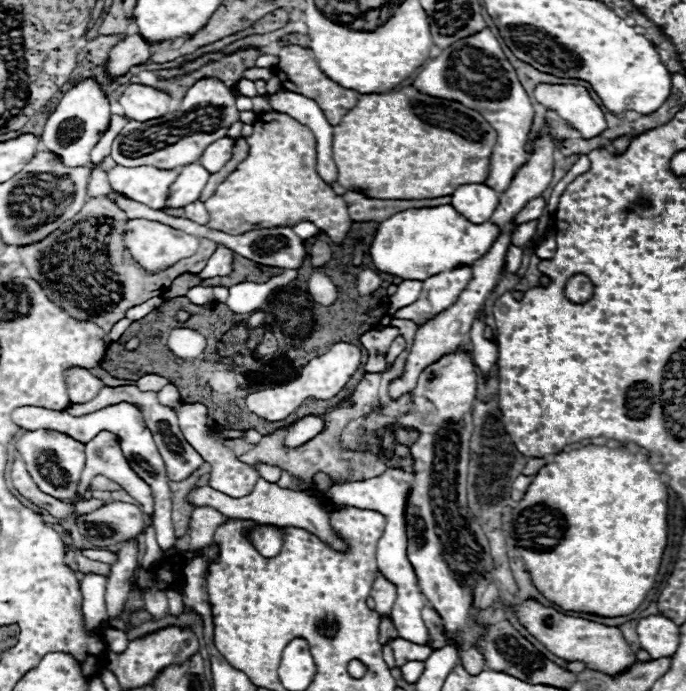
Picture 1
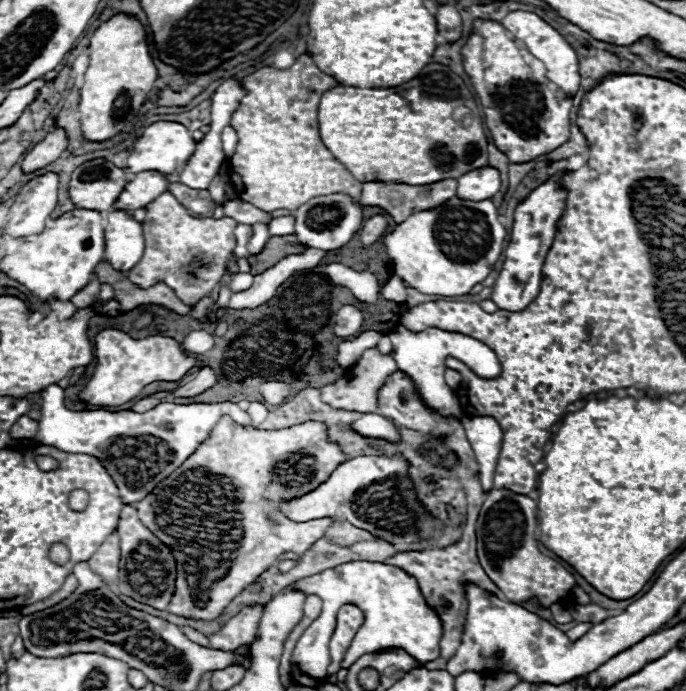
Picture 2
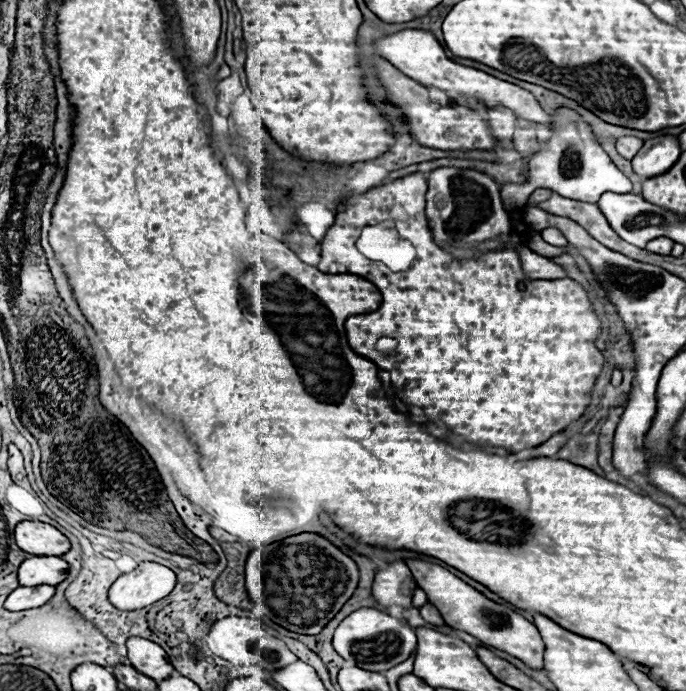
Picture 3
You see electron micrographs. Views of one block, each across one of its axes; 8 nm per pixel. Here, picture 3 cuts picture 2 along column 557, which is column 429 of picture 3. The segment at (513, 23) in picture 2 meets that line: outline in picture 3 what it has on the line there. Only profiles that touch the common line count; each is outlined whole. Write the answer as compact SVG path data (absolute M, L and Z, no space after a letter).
M402 30L402 32L394 32L390 36L382 36L374 42L374 50L382 58L392 62L400 72L414 78L416 82L444 90L450 96L452 102L456 100L458 94L464 94L464 96L476 98L478 102L482 102L488 108L504 106L504 108L512 110L516 116L522 116L526 120L532 120L532 122L538 122L538 124L550 122L550 114L546 114L540 108L538 100L528 90L514 86L510 82L502 82L502 80L498 80L498 78L494 78L494 76L490 76L482 70L476 70L472 66L450 62L450 58L444 54L444 48L440 46L440 42L428 30Z

